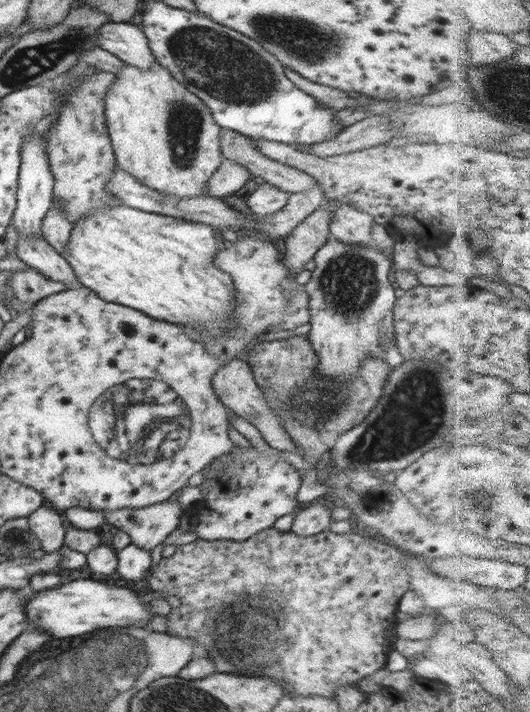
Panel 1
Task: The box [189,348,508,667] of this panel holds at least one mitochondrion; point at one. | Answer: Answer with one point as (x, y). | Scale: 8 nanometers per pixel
(400, 427)

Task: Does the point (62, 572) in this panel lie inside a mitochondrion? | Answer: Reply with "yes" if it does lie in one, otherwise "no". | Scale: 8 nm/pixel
no

